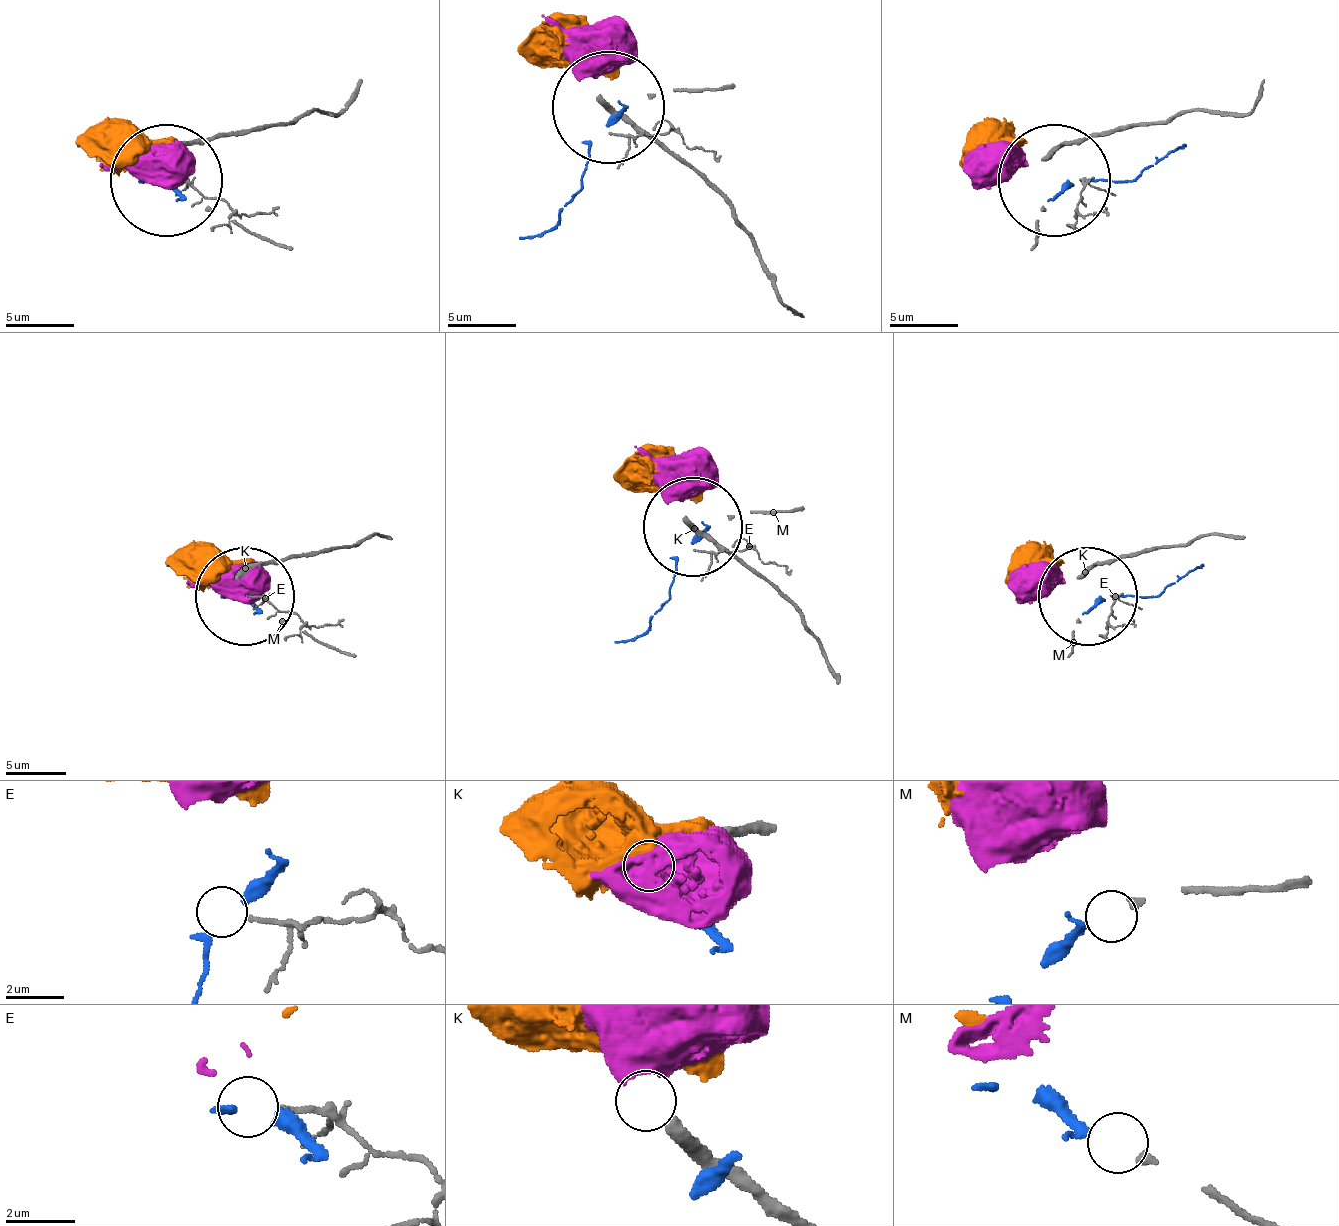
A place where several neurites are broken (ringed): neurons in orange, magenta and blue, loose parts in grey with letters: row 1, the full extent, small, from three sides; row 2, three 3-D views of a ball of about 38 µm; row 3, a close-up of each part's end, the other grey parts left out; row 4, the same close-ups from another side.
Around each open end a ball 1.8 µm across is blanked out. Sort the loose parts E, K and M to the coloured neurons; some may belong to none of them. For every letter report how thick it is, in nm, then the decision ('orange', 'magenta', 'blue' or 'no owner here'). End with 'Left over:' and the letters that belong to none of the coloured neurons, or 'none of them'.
E: 150 nm thick; no owner here
K: 420 nm thick; magenta
M: 220 nm thick; blue
Left over: E

